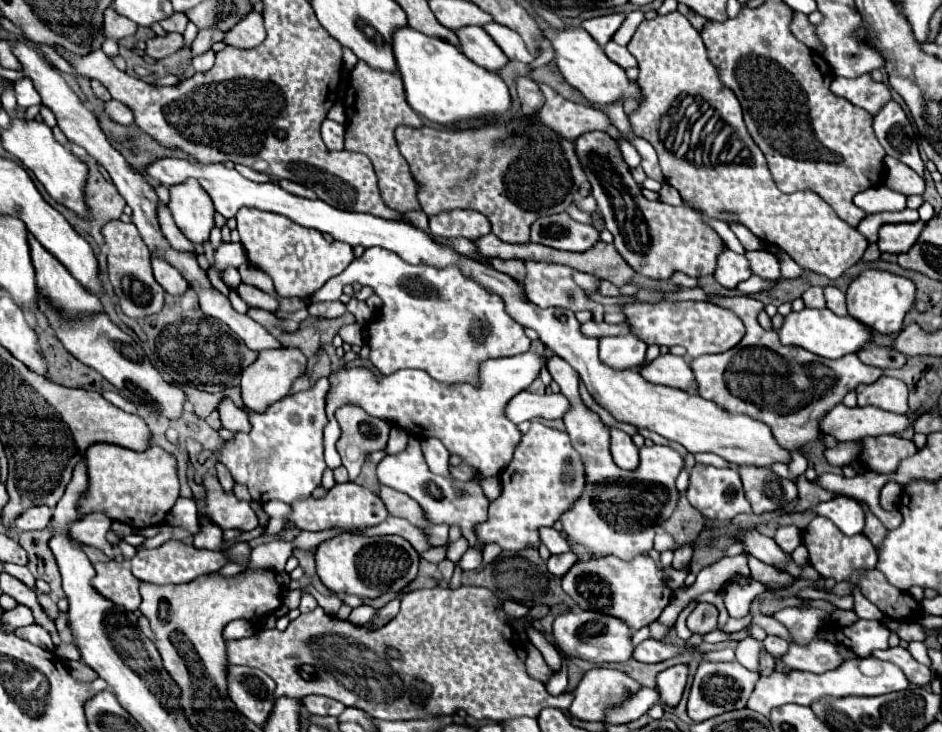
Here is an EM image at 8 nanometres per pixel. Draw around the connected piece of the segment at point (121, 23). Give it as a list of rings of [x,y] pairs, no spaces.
[[[112,7],[106,9],[104,13],[104,35],[110,39],[122,39],[128,35],[134,35],[138,29],[138,25],[134,25],[134,21],[118,15]]]

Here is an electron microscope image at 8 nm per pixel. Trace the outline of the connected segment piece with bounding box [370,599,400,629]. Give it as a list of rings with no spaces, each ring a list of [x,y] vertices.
[[[394,599],[394,601],[390,601],[386,607],[378,609],[378,611],[376,611],[376,615],[374,615],[374,619],[370,621],[370,623],[372,623],[372,627],[374,627],[374,629],[380,629],[380,627],[388,625],[388,623],[396,617],[398,607],[400,607],[400,599]]]

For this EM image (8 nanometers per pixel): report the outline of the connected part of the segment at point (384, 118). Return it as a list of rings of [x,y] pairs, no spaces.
[[[358,61],[354,71],[350,73],[350,87],[346,91],[346,149],[358,151],[370,157],[374,171],[378,175],[380,193],[390,209],[408,213],[418,211],[420,205],[416,201],[416,181],[410,175],[406,159],[400,155],[394,129],[398,125],[422,125],[420,115],[410,109],[402,79],[398,73],[386,73],[378,69],[370,69],[364,61]]]

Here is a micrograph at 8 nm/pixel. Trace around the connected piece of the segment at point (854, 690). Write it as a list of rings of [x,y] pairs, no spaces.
[[[844,661],[838,669],[826,671],[822,675],[814,675],[814,673],[806,673],[806,671],[792,671],[790,675],[780,675],[774,671],[770,677],[760,677],[752,697],[748,699],[748,707],[762,713],[762,715],[768,715],[774,707],[782,707],[786,703],[810,705],[812,701],[826,697],[826,695],[832,695],[832,697],[884,695],[884,693],[892,693],[892,691],[904,691],[908,685],[910,683],[908,683],[906,675],[892,663],[882,661],[882,673],[876,677],[868,677],[860,671],[860,661]]]

